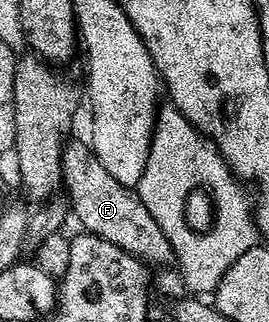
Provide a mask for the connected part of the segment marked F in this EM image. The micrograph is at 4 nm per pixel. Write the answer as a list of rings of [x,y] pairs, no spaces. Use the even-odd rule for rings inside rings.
[[[68,142],[62,149],[63,175],[62,186],[67,186],[69,207],[73,215],[79,218],[79,223],[88,235],[96,235],[113,245],[117,245],[123,251],[129,251],[137,259],[143,260],[148,265],[154,263],[171,263],[173,256],[171,246],[161,233],[157,221],[145,209],[145,205],[139,199],[134,190],[130,191],[127,183],[117,181],[96,159],[95,152],[86,142]]]

